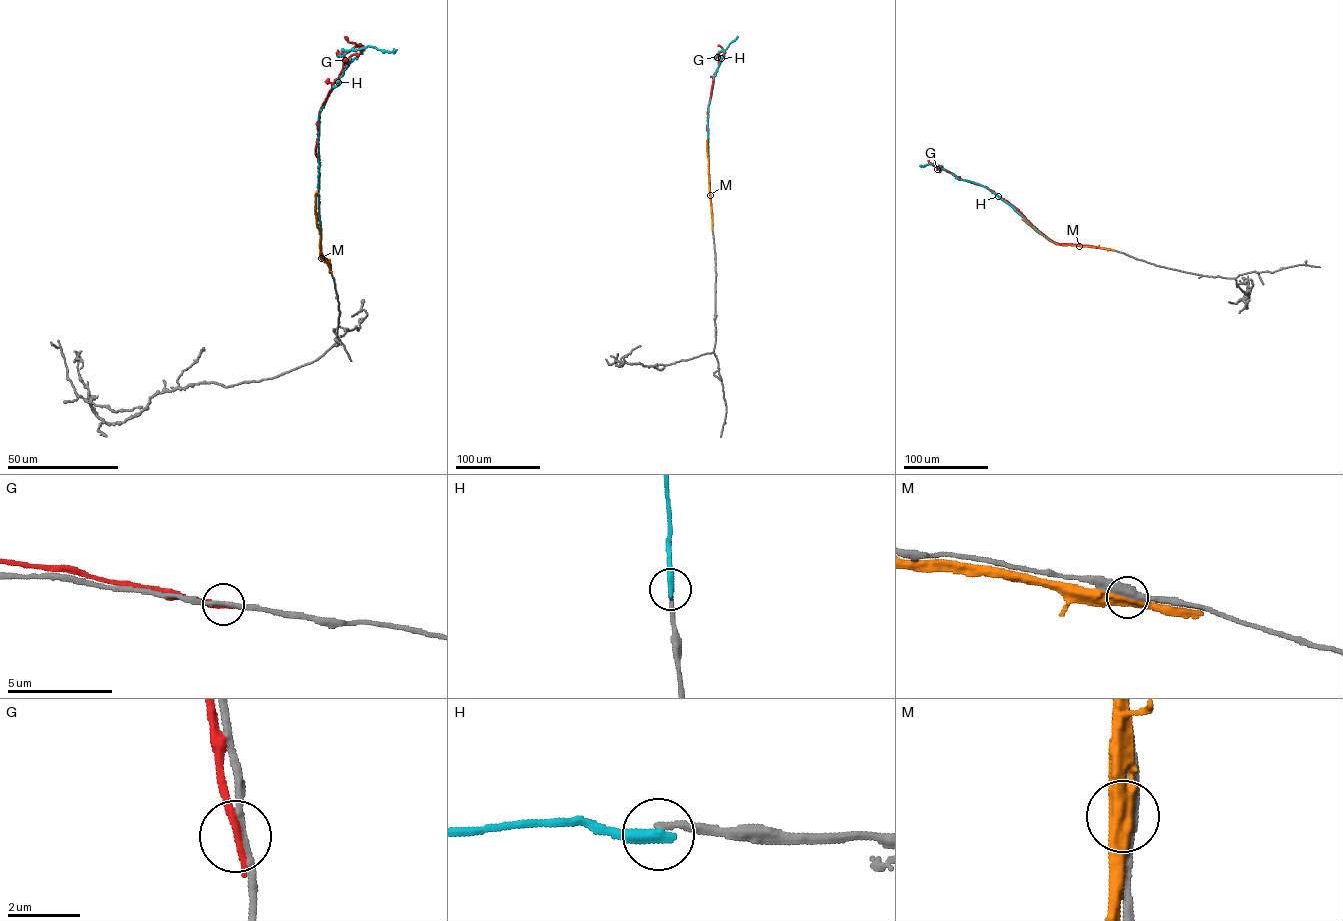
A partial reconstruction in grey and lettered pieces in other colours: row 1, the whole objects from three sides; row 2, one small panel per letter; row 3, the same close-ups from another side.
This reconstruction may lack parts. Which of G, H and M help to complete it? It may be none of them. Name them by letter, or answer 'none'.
none

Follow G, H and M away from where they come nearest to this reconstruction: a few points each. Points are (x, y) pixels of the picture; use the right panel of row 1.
G: (1097, 247), (1053, 241), (1014, 207), (986, 187), (959, 178), (934, 164), (939, 172)
H: (1069, 244), (1048, 239), (986, 187), (960, 180), (937, 165), (920, 165)
M: (1110, 249), (1055, 244), (1022, 219)

